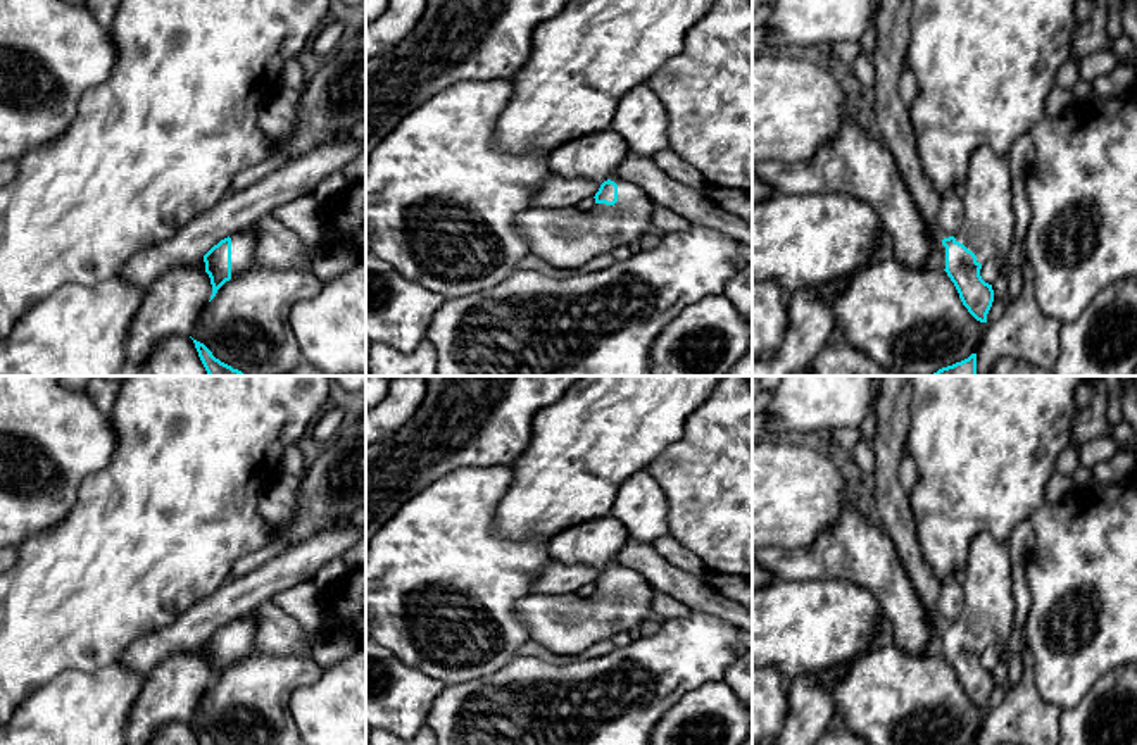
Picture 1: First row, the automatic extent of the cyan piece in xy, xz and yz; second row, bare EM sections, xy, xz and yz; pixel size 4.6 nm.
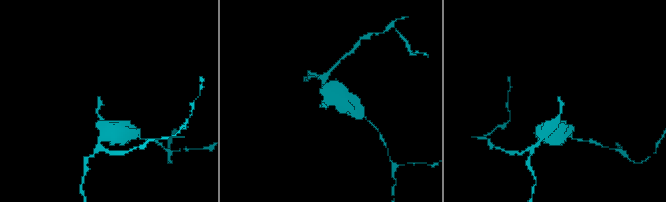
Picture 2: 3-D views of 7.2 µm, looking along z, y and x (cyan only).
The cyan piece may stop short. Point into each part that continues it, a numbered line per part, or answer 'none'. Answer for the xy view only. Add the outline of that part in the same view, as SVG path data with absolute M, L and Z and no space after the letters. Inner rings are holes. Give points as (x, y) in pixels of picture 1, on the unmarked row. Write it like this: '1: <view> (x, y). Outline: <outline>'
1: xy (242, 628). Outline: M248 614L233 619L231 623L231 664L250 657L255 652L255 626Z

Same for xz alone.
1: xz (566, 623). Outline: M609 566L618 571L614 592L595 590L590 598L576 593L521 597L514 612L530 640L554 654L575 655L600 640L640 626L652 612L654 586L630 567Z

